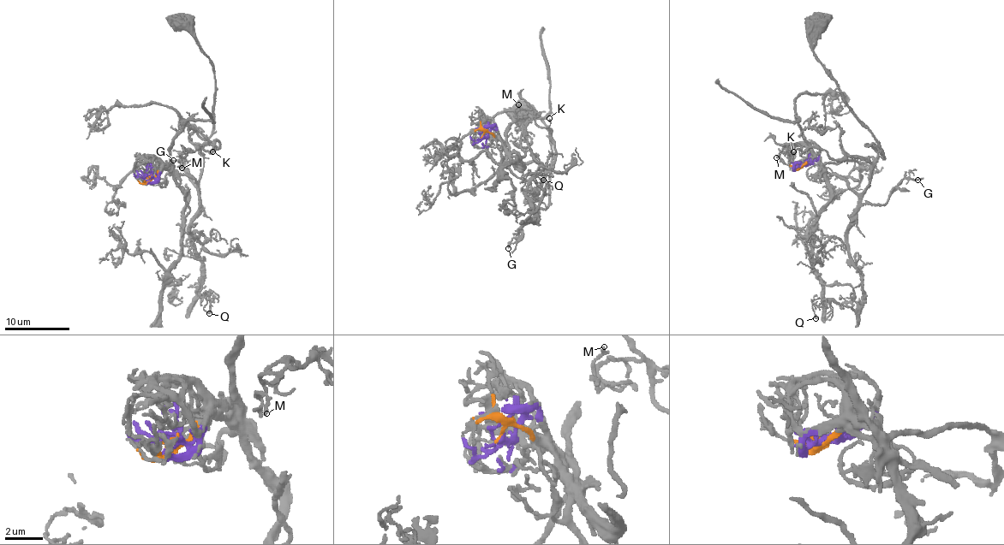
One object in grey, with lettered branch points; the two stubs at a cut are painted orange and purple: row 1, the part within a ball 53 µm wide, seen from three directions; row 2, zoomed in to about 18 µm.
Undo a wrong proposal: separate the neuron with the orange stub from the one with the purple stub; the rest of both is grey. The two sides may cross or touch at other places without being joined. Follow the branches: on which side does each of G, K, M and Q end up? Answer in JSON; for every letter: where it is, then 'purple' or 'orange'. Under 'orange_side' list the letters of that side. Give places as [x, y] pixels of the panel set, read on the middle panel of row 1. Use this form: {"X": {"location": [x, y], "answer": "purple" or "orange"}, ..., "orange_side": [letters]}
{"G": {"location": [508, 248], "answer": "orange"}, "K": {"location": [549, 118], "answer": "orange"}, "M": {"location": [518, 104], "answer": "orange"}, "Q": {"location": [543, 180], "answer": "orange"}, "orange_side": ["G", "K", "M", "Q"]}

